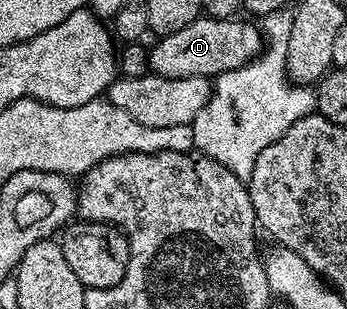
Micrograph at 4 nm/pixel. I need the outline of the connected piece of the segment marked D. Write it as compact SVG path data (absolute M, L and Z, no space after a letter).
M199 17L175 33L160 36L157 44L148 48L150 72L162 75L164 79L182 79L192 75L216 77L247 65L263 50L263 31L258 24L256 27L253 23L240 23L239 20L237 17Z

